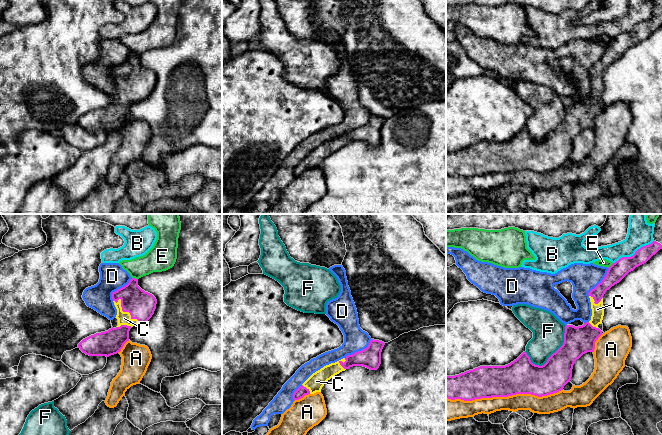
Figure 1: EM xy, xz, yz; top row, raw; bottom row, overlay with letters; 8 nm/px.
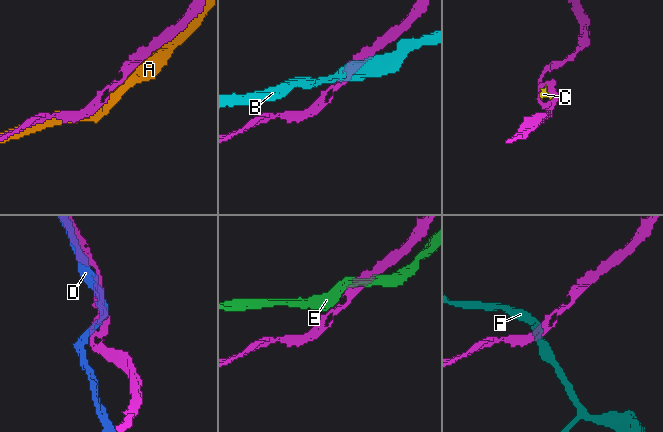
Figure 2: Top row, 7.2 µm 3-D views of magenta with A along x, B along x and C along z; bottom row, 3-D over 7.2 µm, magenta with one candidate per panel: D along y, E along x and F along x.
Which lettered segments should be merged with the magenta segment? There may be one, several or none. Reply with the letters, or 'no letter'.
C

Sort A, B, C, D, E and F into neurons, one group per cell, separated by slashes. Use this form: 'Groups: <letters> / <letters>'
Groups: A / B / C / D / E / F

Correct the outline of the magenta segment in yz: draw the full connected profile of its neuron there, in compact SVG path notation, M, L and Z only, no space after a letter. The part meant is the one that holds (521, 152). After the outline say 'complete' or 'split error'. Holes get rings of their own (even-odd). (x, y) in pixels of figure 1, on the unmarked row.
M655 0L653 15L651 20L641 23L633 32L622 33L609 43L602 58L588 69L592 85L591 96L578 103L566 101L563 121L548 134L544 141L533 140L527 129L523 128L516 136L505 142L480 142L459 151L446 152L446 174L472 177L481 174L508 173L516 170L531 170L542 173L563 166L564 162L571 156L575 137L587 128L594 128L595 118L602 111L598 101L602 99L604 92L603 72L605 68L662 25L662 0Z | split error

